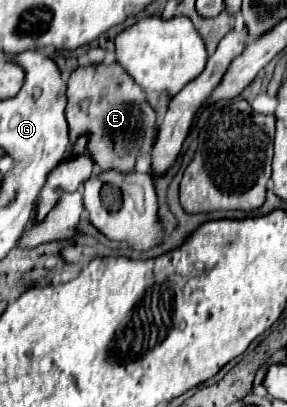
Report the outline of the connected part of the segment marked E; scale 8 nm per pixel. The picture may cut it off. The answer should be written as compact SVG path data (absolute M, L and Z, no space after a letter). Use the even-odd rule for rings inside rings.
M97 63L87 67L77 67L67 83L67 109L65 117L69 123L69 137L71 141L77 135L89 135L87 153L93 161L105 169L115 169L121 173L133 171L137 155L151 149L155 141L155 111L147 103L145 93L133 77L119 65L119 63Z

